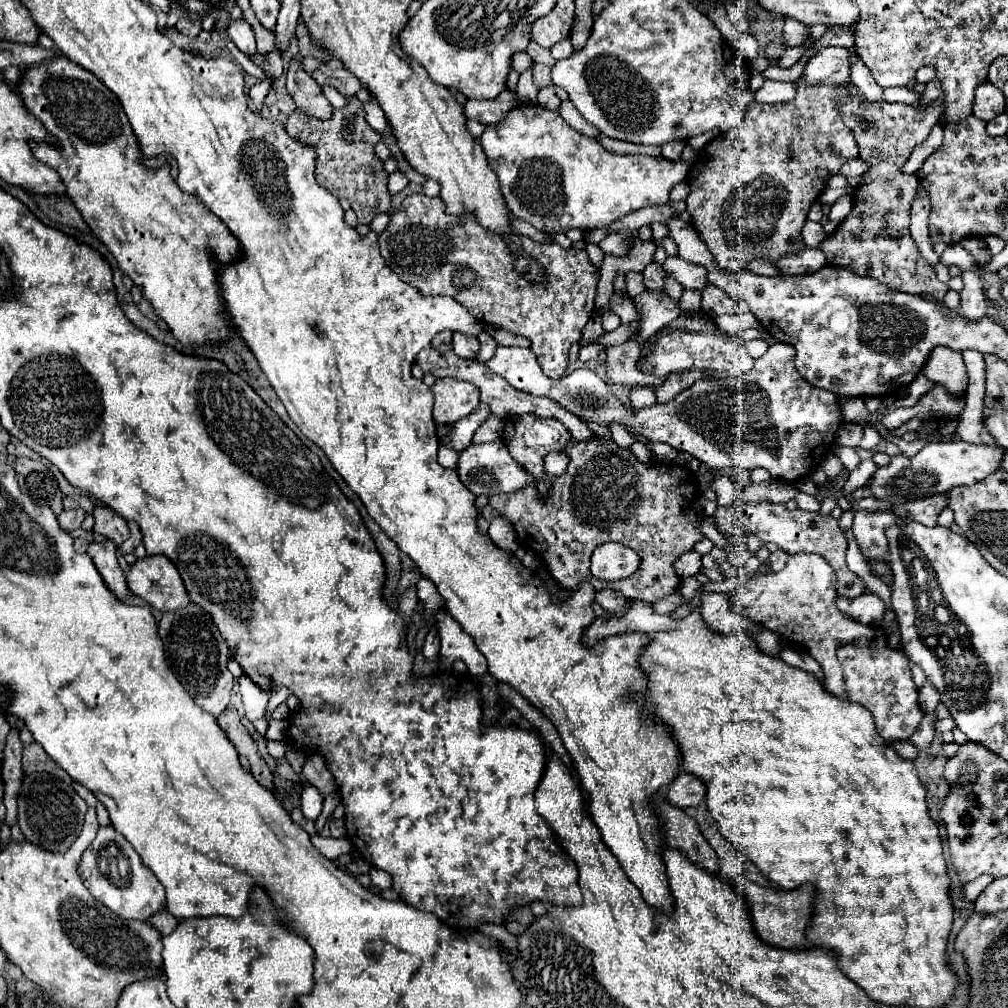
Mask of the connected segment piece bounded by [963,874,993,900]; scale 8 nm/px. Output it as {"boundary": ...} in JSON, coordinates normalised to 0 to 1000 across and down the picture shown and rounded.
{"boundary":[[[975,867],[975,869],[971,869],[971,871],[967,871],[967,873],[963,873],[963,875],[959,875],[957,877],[957,889],[961,891],[961,893],[967,893],[977,881],[979,881],[979,877],[981,875],[985,875],[985,869],[981,869],[981,867]]]}

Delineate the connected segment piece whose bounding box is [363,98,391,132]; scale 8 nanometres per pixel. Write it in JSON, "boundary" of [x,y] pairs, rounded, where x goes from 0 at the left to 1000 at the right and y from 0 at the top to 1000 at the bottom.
{"boundary":[[[372,97],[360,101],[360,109],[362,109],[364,121],[366,121],[374,131],[388,131],[386,123],[384,123],[384,119],[382,119],[382,113],[380,113],[380,109],[376,107],[376,103],[374,103]]]}

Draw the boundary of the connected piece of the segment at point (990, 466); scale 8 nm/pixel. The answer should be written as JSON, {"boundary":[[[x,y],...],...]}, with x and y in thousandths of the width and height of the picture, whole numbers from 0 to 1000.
{"boundary":[[[955,437],[949,438],[922,438],[912,446],[910,452],[900,454],[896,450],[886,452],[880,462],[872,462],[860,488],[866,494],[880,496],[884,500],[922,494],[928,490],[939,490],[947,482],[963,482],[979,474],[993,464],[995,446],[991,442],[977,442],[977,440],[961,440]]]}

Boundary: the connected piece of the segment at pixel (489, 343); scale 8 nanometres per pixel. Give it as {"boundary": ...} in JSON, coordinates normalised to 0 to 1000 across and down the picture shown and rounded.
{"boundary":[[[481,329],[475,331],[475,339],[477,339],[477,347],[475,347],[475,351],[473,351],[471,355],[473,355],[475,359],[483,359],[483,357],[489,353],[489,349],[491,349],[493,339],[491,339],[485,331],[481,331]]]}

